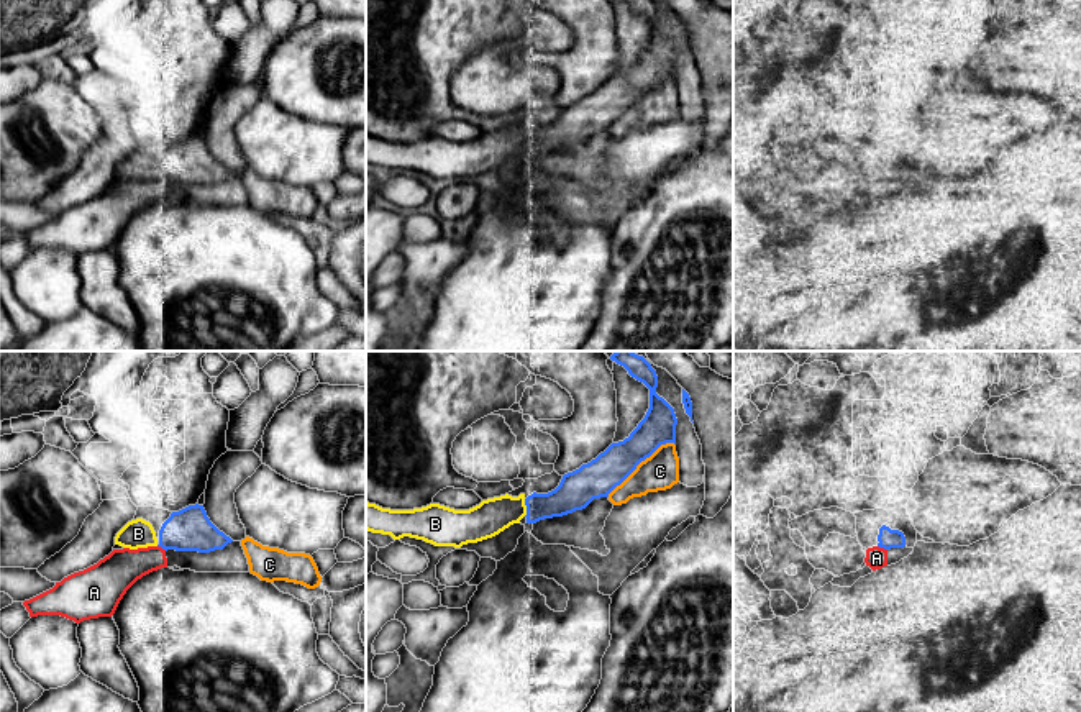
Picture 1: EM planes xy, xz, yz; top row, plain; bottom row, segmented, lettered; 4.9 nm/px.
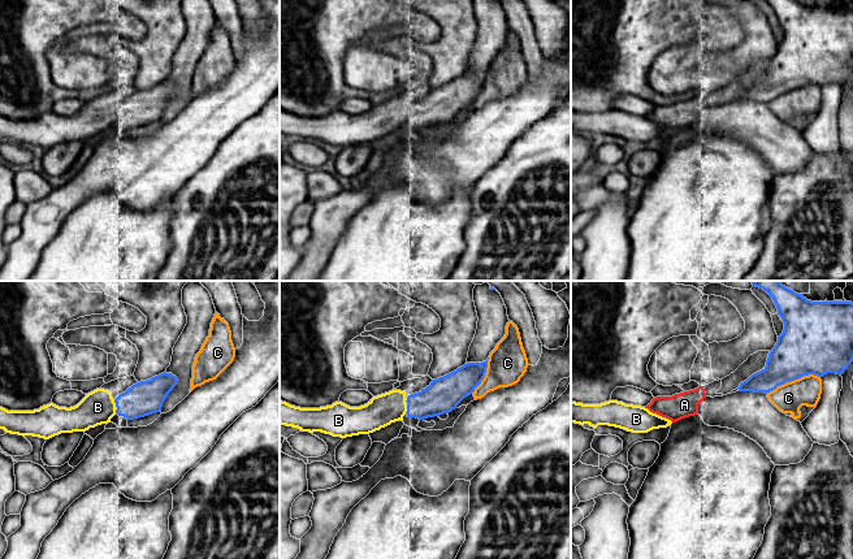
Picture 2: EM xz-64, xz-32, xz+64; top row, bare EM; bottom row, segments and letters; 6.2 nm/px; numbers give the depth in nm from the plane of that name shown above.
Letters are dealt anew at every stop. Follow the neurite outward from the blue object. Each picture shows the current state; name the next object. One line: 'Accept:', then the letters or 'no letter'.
Accept: B

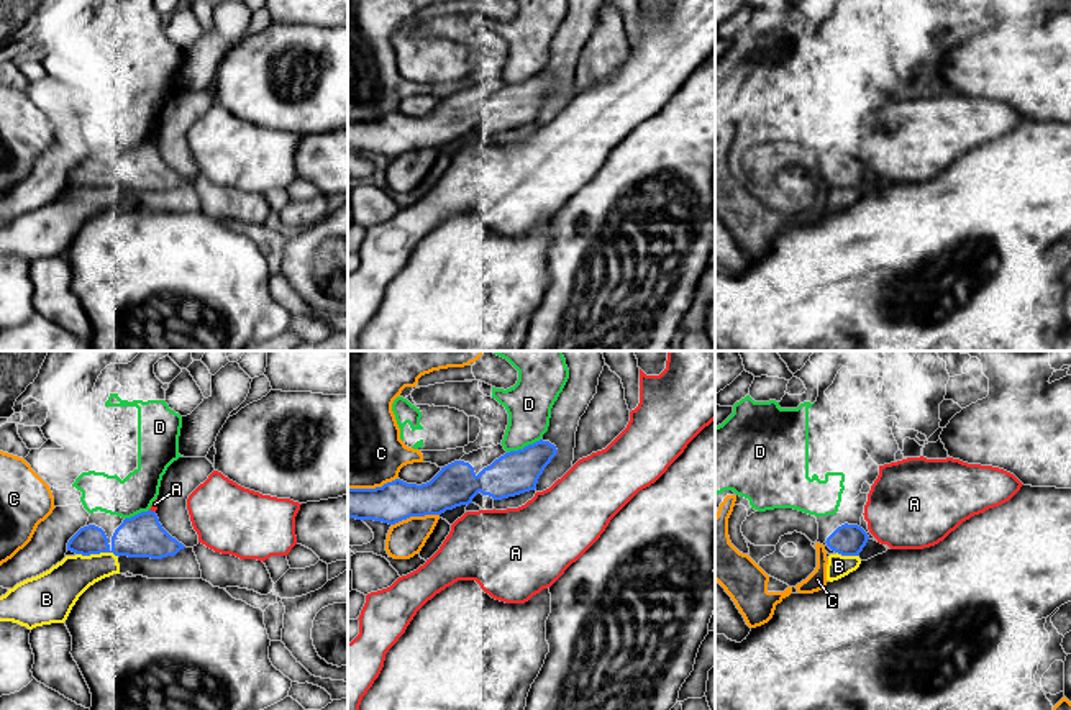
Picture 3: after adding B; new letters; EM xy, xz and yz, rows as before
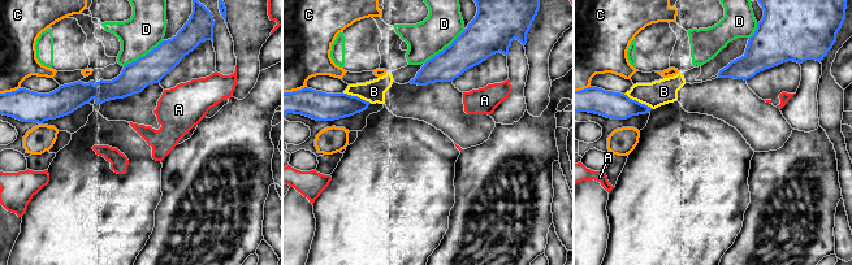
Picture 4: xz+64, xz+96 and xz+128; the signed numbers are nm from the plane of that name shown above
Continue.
Accept: no letter

